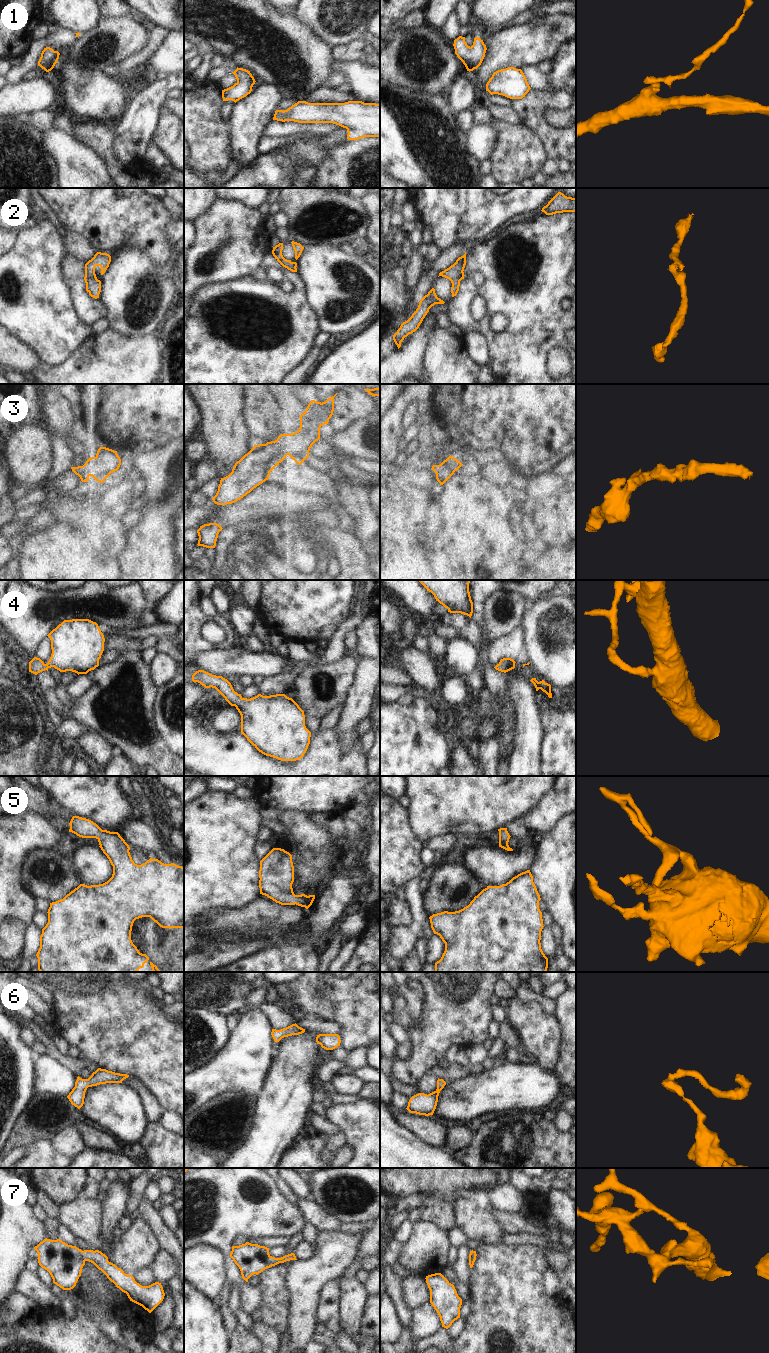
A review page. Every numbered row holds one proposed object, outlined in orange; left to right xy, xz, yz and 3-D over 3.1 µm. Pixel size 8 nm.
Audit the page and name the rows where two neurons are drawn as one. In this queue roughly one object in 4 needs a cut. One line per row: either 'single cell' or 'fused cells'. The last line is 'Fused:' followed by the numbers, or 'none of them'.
1: single cell
2: single cell
3: single cell
4: single cell
5: single cell
6: single cell
7: single cell
Fused: none of them

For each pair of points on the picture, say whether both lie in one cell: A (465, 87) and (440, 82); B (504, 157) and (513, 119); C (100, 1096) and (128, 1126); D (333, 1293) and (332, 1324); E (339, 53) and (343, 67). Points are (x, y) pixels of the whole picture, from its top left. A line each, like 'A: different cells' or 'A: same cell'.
A: different cells
B: different cells
C: same cell
D: same cell
E: different cells

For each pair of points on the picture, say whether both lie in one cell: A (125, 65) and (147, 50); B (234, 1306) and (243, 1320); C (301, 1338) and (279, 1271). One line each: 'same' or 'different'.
A: same
B: same
C: different

